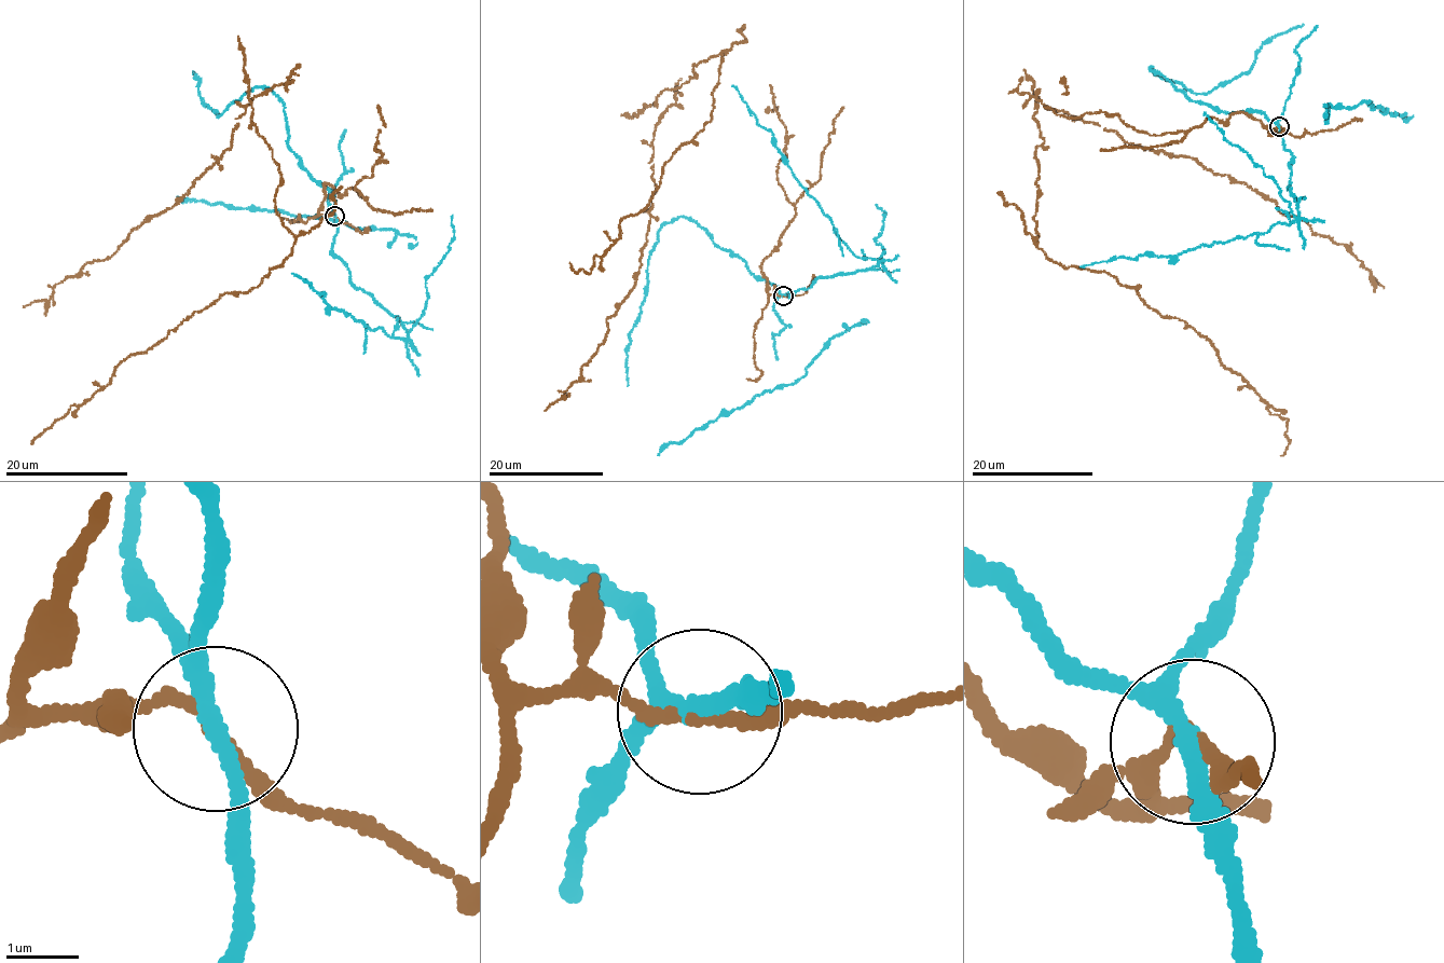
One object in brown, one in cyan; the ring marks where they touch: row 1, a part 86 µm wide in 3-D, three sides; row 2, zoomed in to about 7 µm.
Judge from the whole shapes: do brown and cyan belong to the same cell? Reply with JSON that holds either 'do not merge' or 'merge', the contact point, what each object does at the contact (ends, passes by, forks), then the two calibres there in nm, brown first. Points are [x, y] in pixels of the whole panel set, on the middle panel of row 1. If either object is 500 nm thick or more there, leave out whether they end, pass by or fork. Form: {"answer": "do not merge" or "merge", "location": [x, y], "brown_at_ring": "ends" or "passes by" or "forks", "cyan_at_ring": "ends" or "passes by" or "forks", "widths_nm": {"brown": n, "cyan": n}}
{"answer": "do not merge", "location": [783, 296], "brown_at_ring": "passes by", "cyan_at_ring": "forks", "widths_nm": {"brown": 150, "cyan": 200}}

